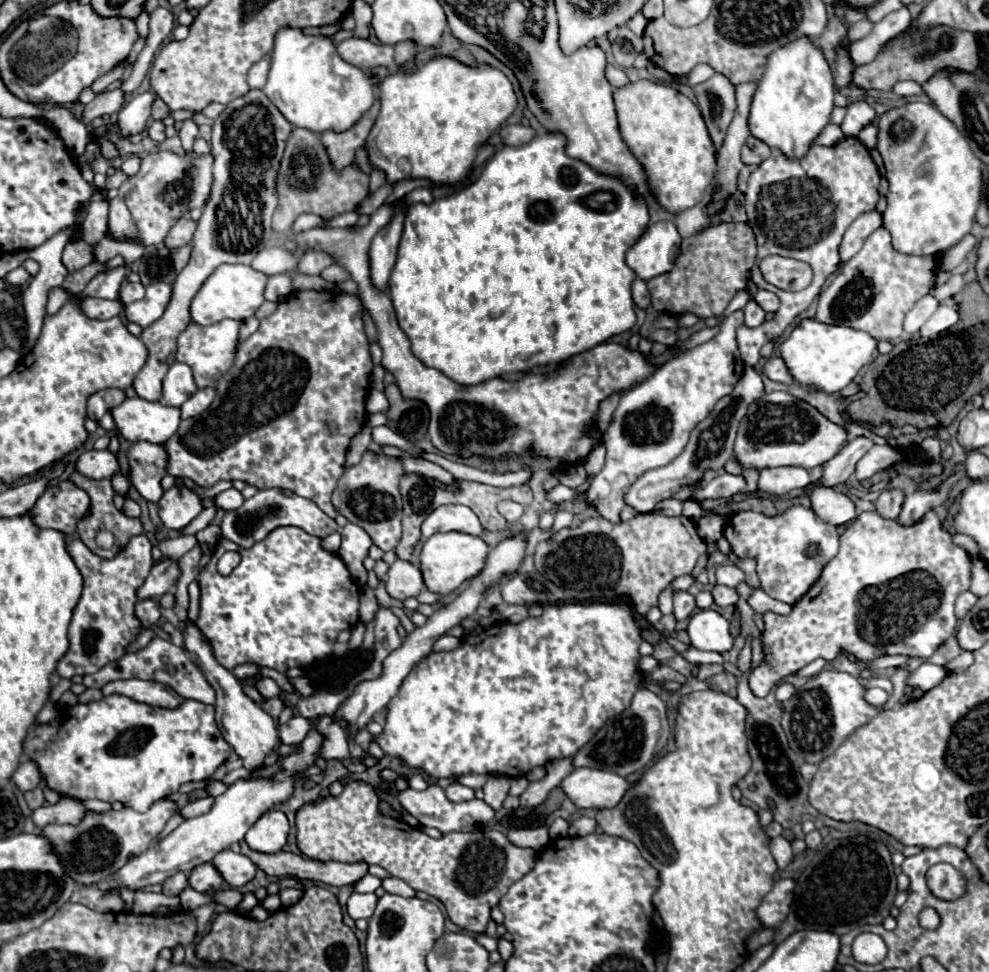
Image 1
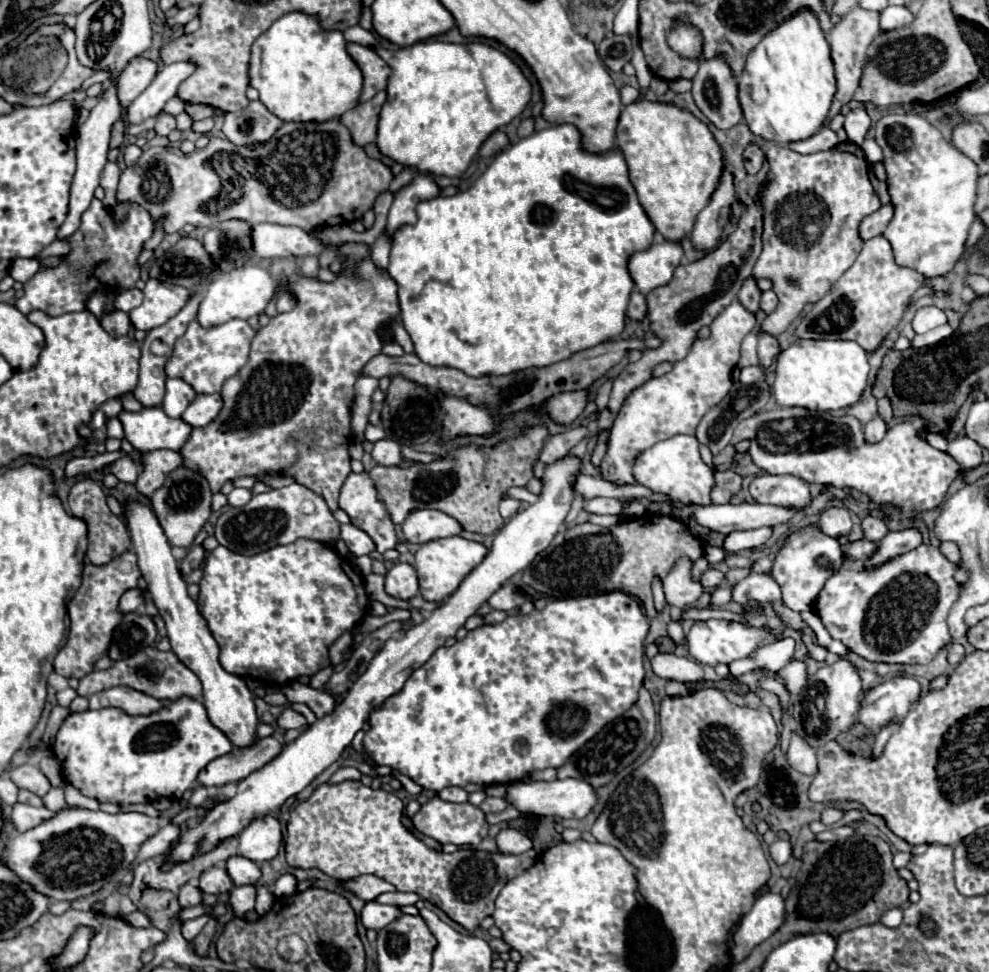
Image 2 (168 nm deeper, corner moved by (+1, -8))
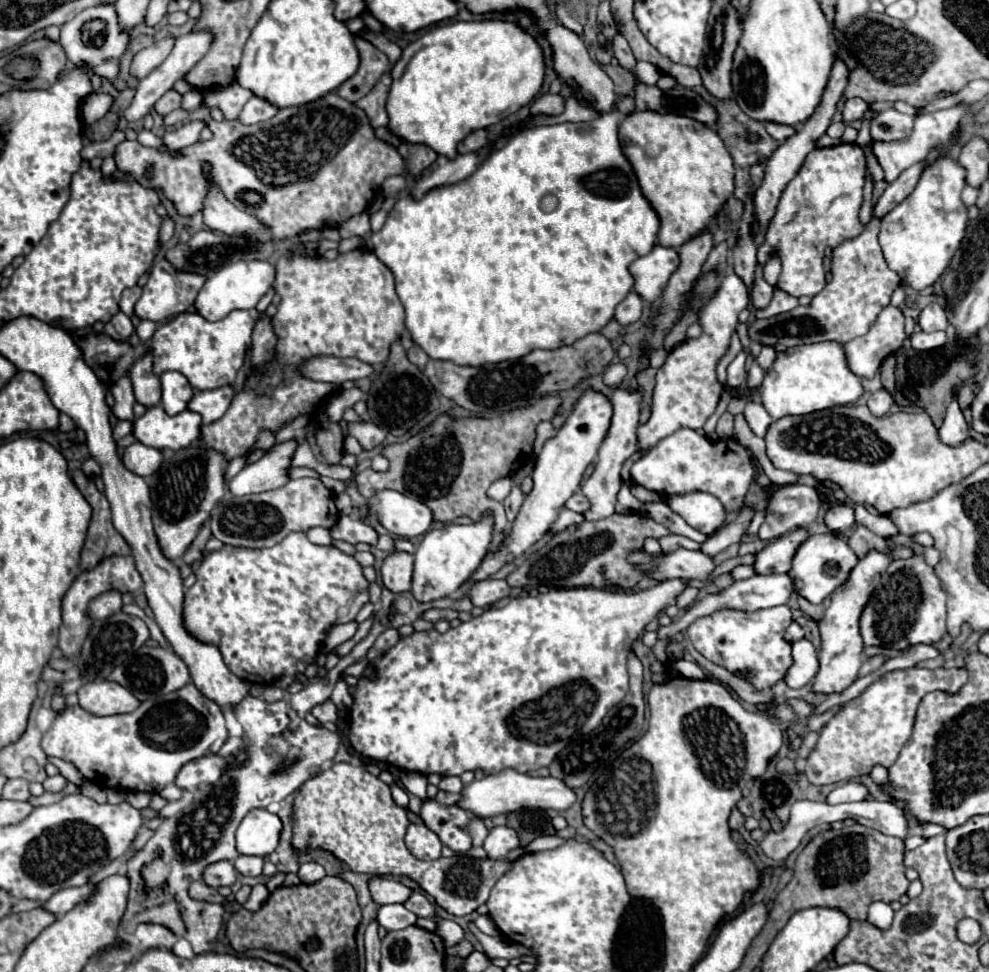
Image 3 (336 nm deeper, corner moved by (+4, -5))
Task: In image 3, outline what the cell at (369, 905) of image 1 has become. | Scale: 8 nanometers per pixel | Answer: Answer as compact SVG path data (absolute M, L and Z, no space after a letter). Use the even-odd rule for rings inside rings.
M383 905L381 911L377 913L377 921L387 931L393 931L393 929L405 929L415 925L417 915L407 911L403 905Z

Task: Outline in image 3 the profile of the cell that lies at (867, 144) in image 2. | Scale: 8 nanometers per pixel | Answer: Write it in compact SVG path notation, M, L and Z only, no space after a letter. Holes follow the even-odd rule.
M959 105L959 107L937 111L937 113L931 113L931 115L917 115L915 117L915 127L913 127L913 131L907 139L873 143L873 153L877 155L877 159L879 159L879 163L885 171L885 181L887 183L895 181L895 177L899 177L899 173L903 169L911 167L915 161L921 161L927 155L927 149L931 149L931 145L937 145L939 141L947 141L947 137L959 127L961 117L965 117L967 113L969 113L969 105Z

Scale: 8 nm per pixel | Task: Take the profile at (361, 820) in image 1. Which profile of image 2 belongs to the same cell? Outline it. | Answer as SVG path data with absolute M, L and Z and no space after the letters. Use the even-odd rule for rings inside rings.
M348 780L336 786L322 784L308 800L300 802L290 812L286 860L294 868L318 868L336 880L350 880L362 874L374 874L390 882L396 890L414 892L420 898L428 900L430 904L438 906L442 912L446 912L454 922L464 926L468 932L474 932L486 916L492 916L494 900L498 898L506 882L520 876L526 868L530 868L536 862L538 854L534 850L528 850L518 856L502 854L502 852L472 850L472 848L460 848L452 854L436 852L402 826L400 822L402 810L404 810L404 804L400 798L396 798L390 792L364 786L362 782Z

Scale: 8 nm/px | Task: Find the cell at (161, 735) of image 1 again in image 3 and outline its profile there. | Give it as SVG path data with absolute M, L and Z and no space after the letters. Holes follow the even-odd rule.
M187 683L179 691L159 701L143 701L133 713L97 717L79 705L65 707L41 739L41 747L49 757L73 763L87 781L101 787L123 791L159 793L175 781L175 773L193 759L217 753L227 739L227 727L221 707L203 697L203 693Z

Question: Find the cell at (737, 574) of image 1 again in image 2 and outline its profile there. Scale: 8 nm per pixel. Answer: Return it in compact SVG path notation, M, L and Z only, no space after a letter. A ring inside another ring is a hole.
M708 568L704 574L702 574L702 586L706 586L706 588L718 588L718 586L722 586L724 584L724 572L720 572L720 570L714 570L714 568Z

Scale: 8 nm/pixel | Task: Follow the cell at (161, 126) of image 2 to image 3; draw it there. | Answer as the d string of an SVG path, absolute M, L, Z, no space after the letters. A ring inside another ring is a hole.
M169 89L169 91L155 103L155 109L157 109L159 115L167 115L167 113L179 109L179 105L181 105L181 93L177 93L175 89Z

